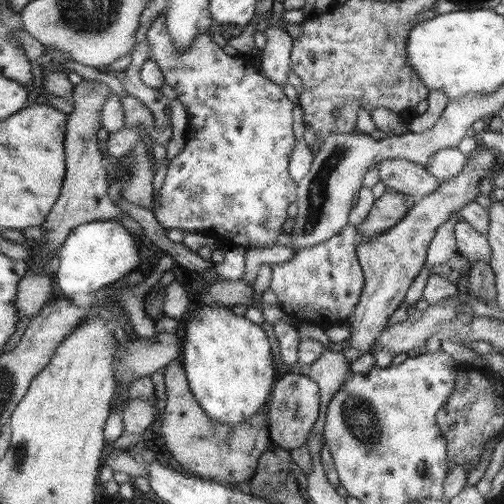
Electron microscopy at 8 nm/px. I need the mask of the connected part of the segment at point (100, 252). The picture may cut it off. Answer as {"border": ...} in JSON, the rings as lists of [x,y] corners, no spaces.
{"border":[[[117,219],[93,221],[73,229],[58,253],[60,265],[54,275],[54,282],[64,299],[73,300],[75,294],[93,296],[97,290],[127,277],[141,260],[135,243],[133,236],[117,223]]]}

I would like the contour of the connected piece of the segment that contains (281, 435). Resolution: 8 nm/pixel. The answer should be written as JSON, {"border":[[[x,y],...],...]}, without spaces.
{"border":[[[283,374],[277,377],[277,382],[269,394],[268,404],[265,406],[267,416],[268,436],[270,442],[289,450],[301,446],[310,435],[311,426],[317,420],[319,412],[318,386],[307,376],[301,374]]]}

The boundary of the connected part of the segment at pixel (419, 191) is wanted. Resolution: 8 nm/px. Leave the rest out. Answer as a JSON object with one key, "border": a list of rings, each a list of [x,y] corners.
{"border":[[[388,159],[379,163],[379,180],[398,193],[420,198],[437,190],[441,180],[423,166],[405,159]]]}

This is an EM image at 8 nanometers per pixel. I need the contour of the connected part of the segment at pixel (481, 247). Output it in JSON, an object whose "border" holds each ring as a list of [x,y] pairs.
{"border":[[[463,221],[456,222],[453,230],[457,254],[470,263],[480,261],[489,264],[491,250],[485,235],[479,234]]]}

